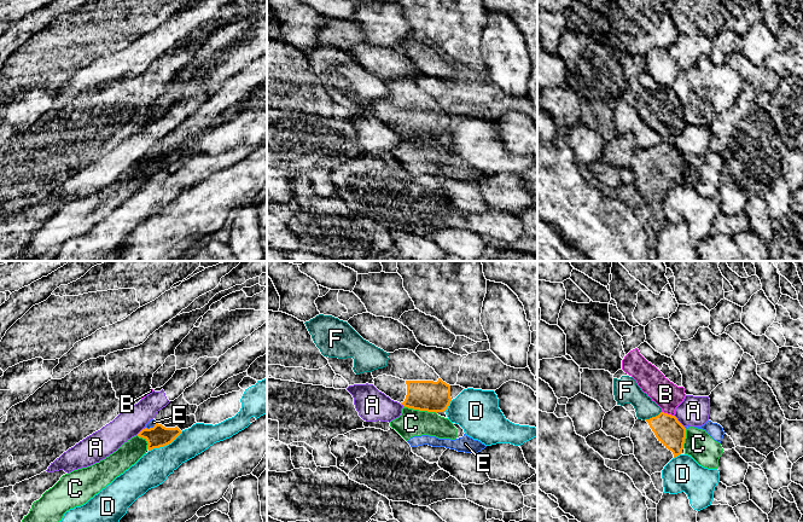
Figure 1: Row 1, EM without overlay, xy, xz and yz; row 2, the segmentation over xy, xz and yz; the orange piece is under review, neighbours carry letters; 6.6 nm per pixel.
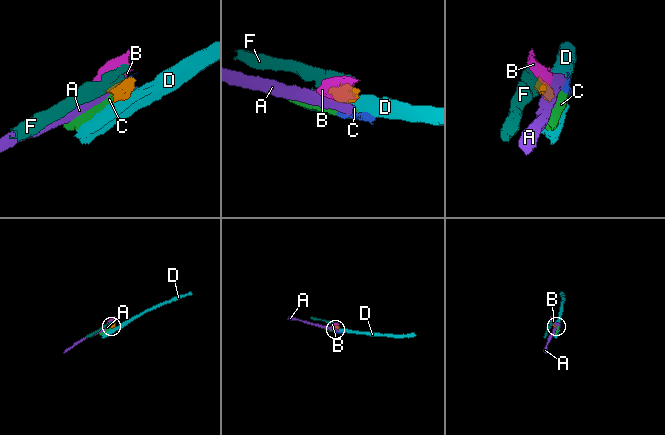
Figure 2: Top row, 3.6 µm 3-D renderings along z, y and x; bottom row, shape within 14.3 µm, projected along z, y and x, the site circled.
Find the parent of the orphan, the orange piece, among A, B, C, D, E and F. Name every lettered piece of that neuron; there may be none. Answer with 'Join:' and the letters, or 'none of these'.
Join: none of these

